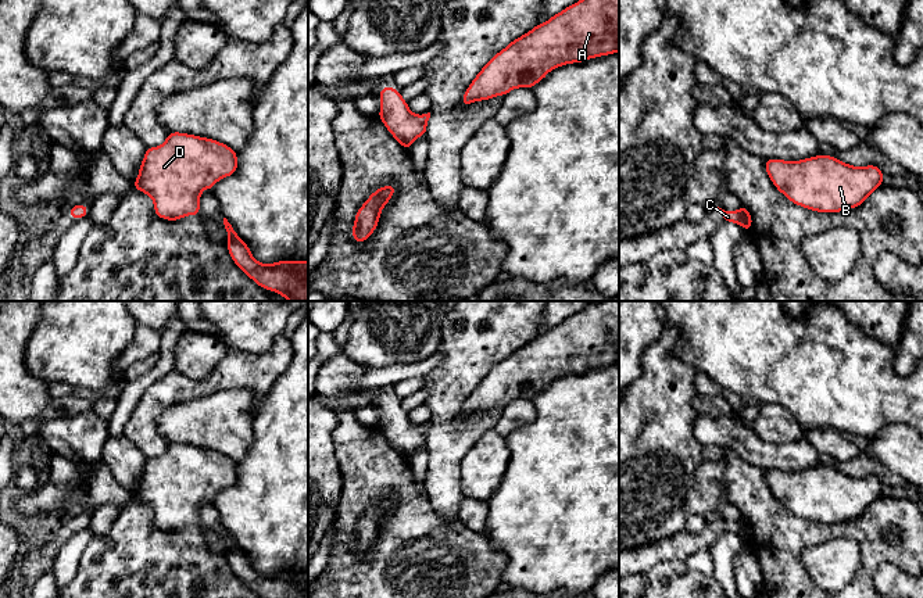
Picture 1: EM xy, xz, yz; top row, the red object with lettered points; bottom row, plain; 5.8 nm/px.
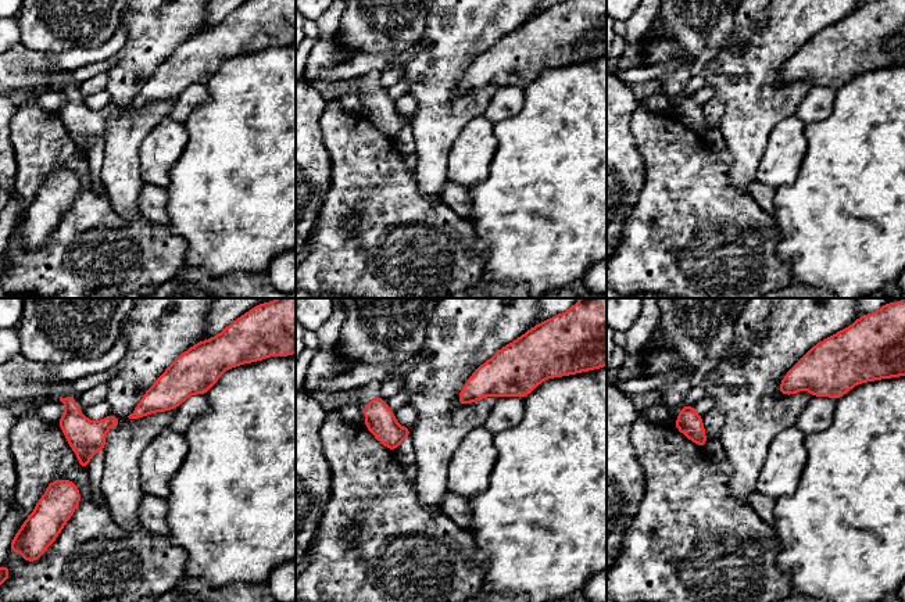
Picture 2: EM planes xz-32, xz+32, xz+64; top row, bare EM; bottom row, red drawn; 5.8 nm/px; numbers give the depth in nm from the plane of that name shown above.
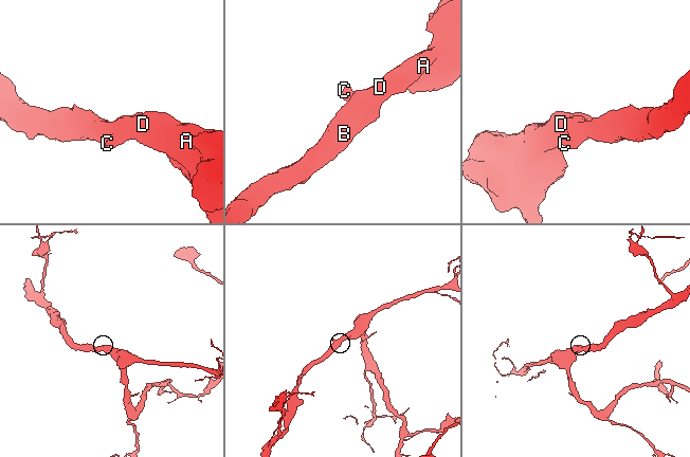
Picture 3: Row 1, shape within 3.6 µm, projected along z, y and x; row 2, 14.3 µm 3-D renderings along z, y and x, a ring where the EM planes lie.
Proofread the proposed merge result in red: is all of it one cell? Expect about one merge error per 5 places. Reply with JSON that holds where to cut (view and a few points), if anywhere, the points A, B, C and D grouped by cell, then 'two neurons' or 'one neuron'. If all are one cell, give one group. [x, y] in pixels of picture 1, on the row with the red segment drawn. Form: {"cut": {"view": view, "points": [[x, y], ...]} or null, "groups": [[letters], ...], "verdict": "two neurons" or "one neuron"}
{"cut": null, "groups": [["A", "B", "C", "D"]], "verdict": "one neuron"}

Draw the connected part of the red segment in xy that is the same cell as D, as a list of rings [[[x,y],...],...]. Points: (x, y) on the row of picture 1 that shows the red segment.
[[[169,132],[167,140],[157,147],[147,147],[143,162],[139,166],[139,176],[133,182],[133,189],[150,196],[154,203],[154,212],[158,218],[178,221],[187,215],[200,216],[200,196],[205,189],[214,189],[222,178],[232,176],[237,171],[237,153],[229,146],[208,137],[196,135]]]

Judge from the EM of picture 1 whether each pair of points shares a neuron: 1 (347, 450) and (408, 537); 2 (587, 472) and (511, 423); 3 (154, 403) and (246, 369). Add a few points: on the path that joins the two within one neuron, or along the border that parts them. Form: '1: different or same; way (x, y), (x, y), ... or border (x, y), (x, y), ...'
1: same; way (371, 464), (408, 501), (408, 514)
2: different; border (532, 400), (535, 416), (507, 437)
3: same; way (176, 387), (204, 387), (224, 376)

